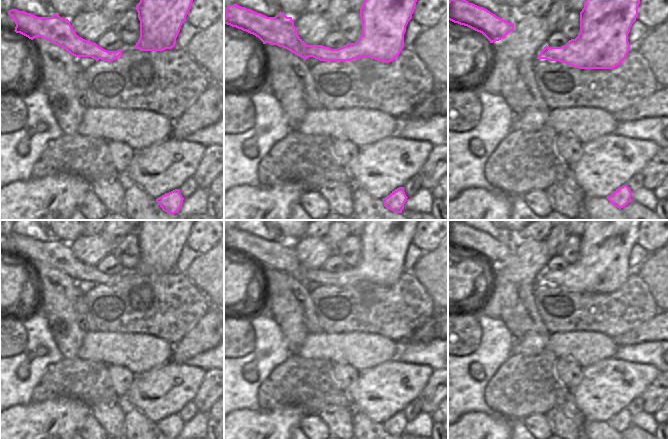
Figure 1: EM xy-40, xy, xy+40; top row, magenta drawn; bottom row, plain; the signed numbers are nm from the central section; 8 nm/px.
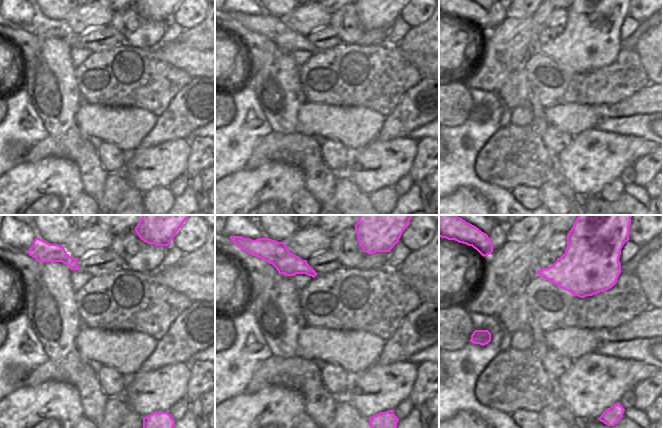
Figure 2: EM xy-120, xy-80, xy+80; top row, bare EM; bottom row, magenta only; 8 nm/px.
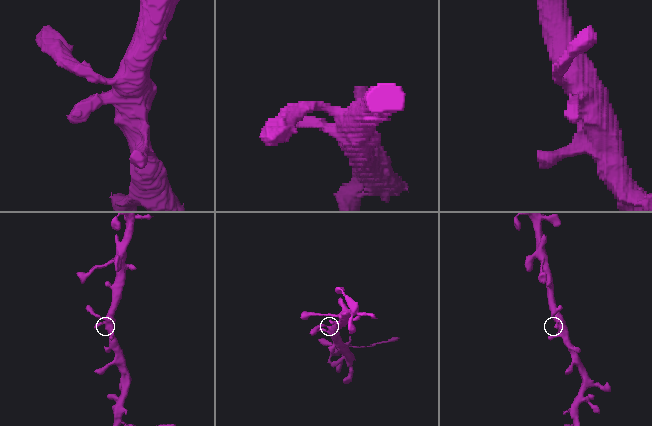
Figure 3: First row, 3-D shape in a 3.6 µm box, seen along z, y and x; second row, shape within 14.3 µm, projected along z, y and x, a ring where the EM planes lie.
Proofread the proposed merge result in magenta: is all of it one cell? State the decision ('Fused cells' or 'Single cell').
Single cell.

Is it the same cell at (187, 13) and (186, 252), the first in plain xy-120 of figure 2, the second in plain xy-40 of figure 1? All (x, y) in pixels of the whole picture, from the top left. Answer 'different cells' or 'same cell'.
different cells

